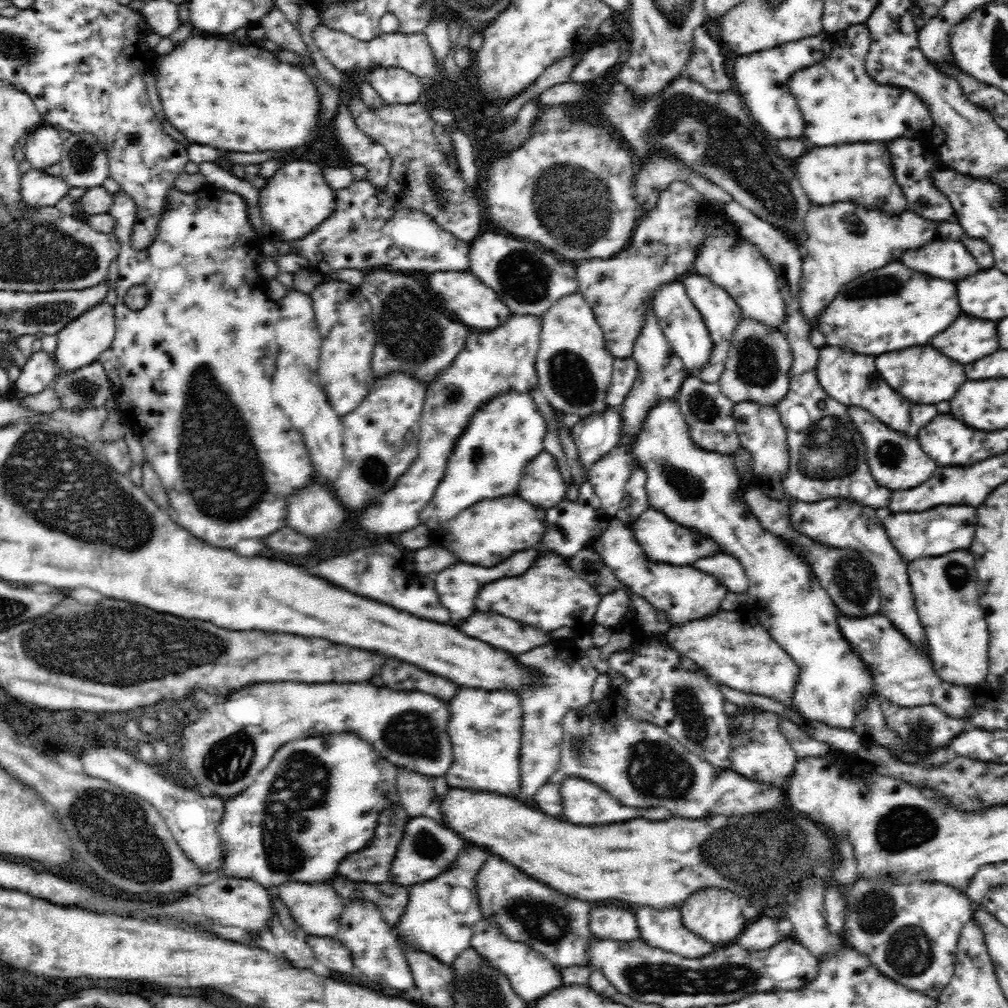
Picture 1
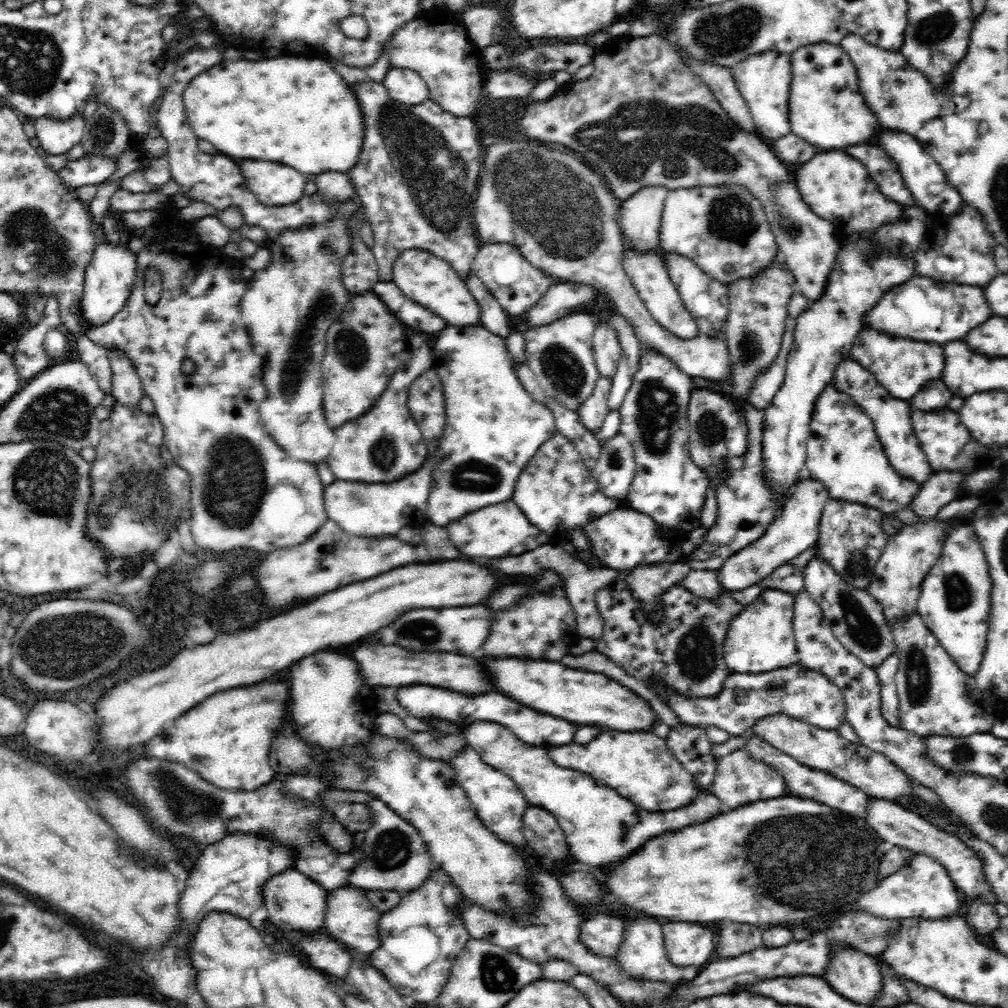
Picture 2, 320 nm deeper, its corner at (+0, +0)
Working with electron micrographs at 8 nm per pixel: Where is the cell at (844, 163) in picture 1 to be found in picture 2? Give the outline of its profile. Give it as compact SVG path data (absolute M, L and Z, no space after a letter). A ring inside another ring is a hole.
M842 152L816 154L812 160L802 164L796 170L796 186L802 201L818 217L836 225L842 238L854 233L871 232L886 222L894 222L902 214L903 205L884 197L876 188L876 183L870 180L862 162L856 162L852 156Z

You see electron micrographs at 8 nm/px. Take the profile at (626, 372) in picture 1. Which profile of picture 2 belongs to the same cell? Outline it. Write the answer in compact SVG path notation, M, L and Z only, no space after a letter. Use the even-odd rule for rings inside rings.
M599 377L595 382L594 392L576 410L582 425L593 435L598 434L608 414L610 389L610 379Z

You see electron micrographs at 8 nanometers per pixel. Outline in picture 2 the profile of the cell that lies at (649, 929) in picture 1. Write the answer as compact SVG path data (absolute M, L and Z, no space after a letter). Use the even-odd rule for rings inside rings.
M648 918L634 920L623 933L622 945L619 947L616 965L625 978L633 982L660 982L678 987L690 983L700 972L699 967L678 967L668 961L663 940L662 926Z

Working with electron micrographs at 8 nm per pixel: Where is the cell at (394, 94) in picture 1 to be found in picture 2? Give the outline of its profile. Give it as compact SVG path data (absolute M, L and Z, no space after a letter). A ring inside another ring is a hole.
M394 67L382 82L388 95L401 104L418 105L430 99L426 81L415 70Z

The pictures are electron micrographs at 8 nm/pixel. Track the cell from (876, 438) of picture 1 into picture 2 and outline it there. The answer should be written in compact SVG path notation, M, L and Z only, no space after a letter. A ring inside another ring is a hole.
M833 380L814 402L811 434L806 444L806 472L822 482L830 498L859 503L883 515L892 515L910 508L920 487L901 478L883 453L872 419L853 398L842 392Z

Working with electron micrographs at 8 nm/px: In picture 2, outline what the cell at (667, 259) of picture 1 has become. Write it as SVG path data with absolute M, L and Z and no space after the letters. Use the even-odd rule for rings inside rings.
M597 323L593 336L593 353L599 376L611 382L618 368L621 348L616 331L608 323Z

